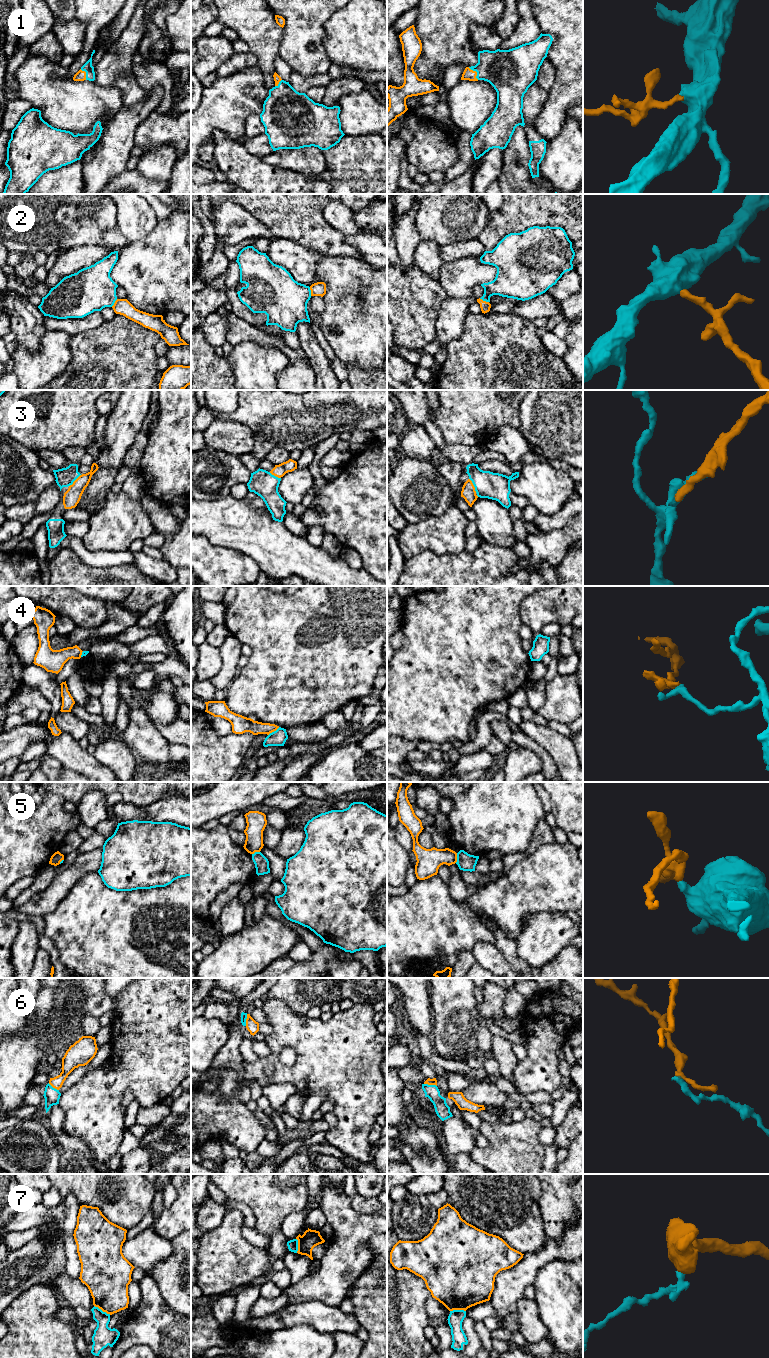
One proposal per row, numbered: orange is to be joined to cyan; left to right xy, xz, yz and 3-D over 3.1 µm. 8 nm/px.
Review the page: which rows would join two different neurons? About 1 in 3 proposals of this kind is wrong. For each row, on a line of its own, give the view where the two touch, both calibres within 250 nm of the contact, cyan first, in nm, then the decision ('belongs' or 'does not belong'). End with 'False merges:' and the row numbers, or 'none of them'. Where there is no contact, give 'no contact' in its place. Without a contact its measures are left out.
1: contact in yz; calibres 340 and 90 nm; belongs
2: contact in yz; calibres 240 and 80 nm; belongs
3: contact in yz; calibres 220 and 120 nm; belongs
4: contact in xz; calibres 130 and 120 nm; does not belong
5: contact in yz; calibres 140 and 190 nm; does not belong
6: contact in yz; calibres 120 and 50 nm; does not belong
7: contact in xy; calibres 160 and 340 nm; does not belong
False merges: 4, 5, 6, 7

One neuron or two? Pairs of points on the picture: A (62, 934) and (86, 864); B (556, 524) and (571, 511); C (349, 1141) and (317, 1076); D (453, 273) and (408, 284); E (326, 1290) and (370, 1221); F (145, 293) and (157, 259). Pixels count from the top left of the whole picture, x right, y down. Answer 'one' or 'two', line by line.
A: two
B: one
C: one
D: two
E: one
F: one

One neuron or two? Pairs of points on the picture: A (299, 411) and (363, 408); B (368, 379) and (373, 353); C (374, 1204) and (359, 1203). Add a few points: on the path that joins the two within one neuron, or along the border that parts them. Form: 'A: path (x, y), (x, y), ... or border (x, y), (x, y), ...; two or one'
A: path (315, 411), (347, 408); one
B: border (347, 367), (355, 364), (365, 369), (376, 369); two
C: path (370, 1204), (363, 1204); one

